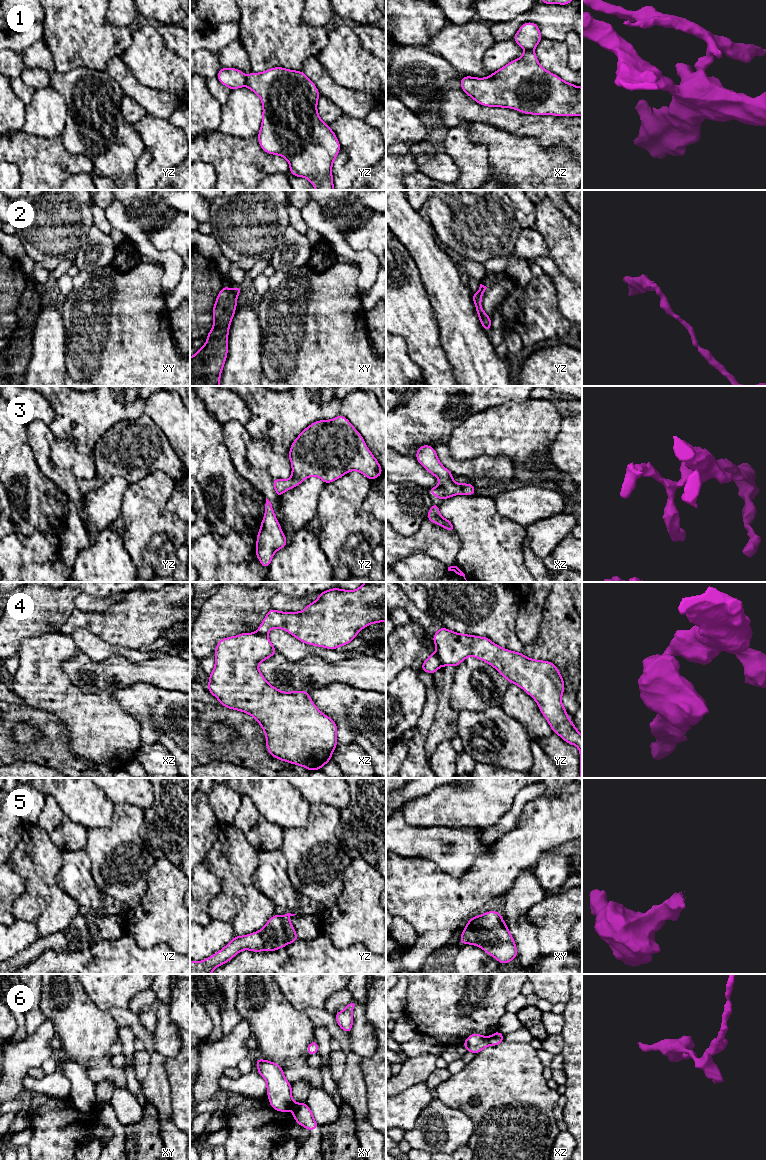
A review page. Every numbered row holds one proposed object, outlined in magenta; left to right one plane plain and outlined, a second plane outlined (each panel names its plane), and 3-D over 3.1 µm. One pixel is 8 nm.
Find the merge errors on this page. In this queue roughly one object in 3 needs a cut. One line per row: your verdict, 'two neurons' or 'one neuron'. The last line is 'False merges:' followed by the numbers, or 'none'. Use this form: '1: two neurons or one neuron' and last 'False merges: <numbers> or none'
1: two neurons
2: two neurons
3: one neuron
4: two neurons
5: one neuron
6: two neurons
False merges: 1, 2, 4, 6

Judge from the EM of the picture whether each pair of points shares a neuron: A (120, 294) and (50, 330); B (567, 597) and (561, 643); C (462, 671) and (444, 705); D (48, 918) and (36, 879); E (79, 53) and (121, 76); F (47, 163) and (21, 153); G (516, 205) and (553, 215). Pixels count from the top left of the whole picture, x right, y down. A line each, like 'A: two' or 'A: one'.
A: two
B: one
C: two
D: one
E: two
F: one
G: two

